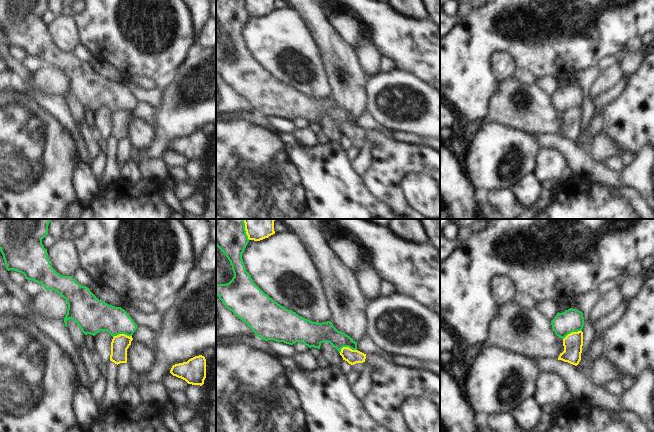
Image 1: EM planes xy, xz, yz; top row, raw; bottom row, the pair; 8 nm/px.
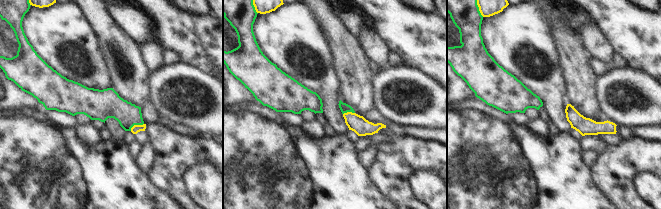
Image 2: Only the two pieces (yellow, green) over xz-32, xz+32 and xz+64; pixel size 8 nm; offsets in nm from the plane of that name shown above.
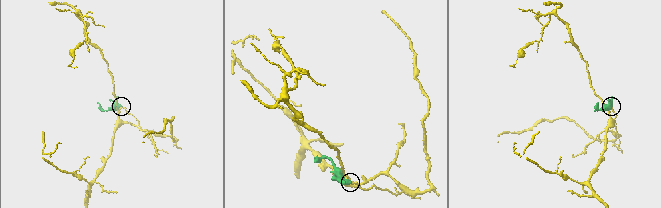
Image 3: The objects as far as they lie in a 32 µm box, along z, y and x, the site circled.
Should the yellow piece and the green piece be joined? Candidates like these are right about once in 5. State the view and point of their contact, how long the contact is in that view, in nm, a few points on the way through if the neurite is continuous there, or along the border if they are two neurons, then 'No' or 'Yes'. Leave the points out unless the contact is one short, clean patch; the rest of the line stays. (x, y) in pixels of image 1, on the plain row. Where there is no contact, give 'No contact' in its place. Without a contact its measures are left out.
Touches yellow at xz (347, 123). Shared border 150 nm. No

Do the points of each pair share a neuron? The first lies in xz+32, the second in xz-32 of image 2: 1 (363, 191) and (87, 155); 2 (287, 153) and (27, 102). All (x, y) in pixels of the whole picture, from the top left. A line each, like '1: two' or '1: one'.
1: one
2: two

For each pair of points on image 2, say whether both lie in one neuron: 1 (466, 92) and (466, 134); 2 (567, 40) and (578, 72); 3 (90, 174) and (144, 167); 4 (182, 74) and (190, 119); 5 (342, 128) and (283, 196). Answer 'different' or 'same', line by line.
1: different
2: same
3: different
4: same
5: different

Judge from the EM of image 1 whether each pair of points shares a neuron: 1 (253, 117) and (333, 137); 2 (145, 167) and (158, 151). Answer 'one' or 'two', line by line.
1: two
2: two

